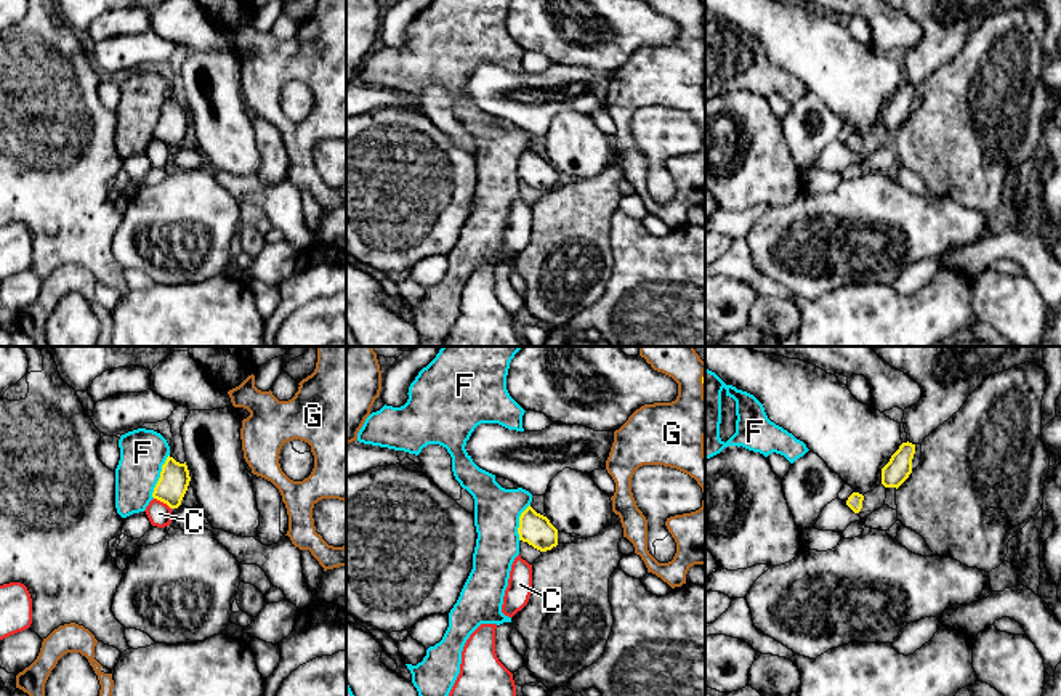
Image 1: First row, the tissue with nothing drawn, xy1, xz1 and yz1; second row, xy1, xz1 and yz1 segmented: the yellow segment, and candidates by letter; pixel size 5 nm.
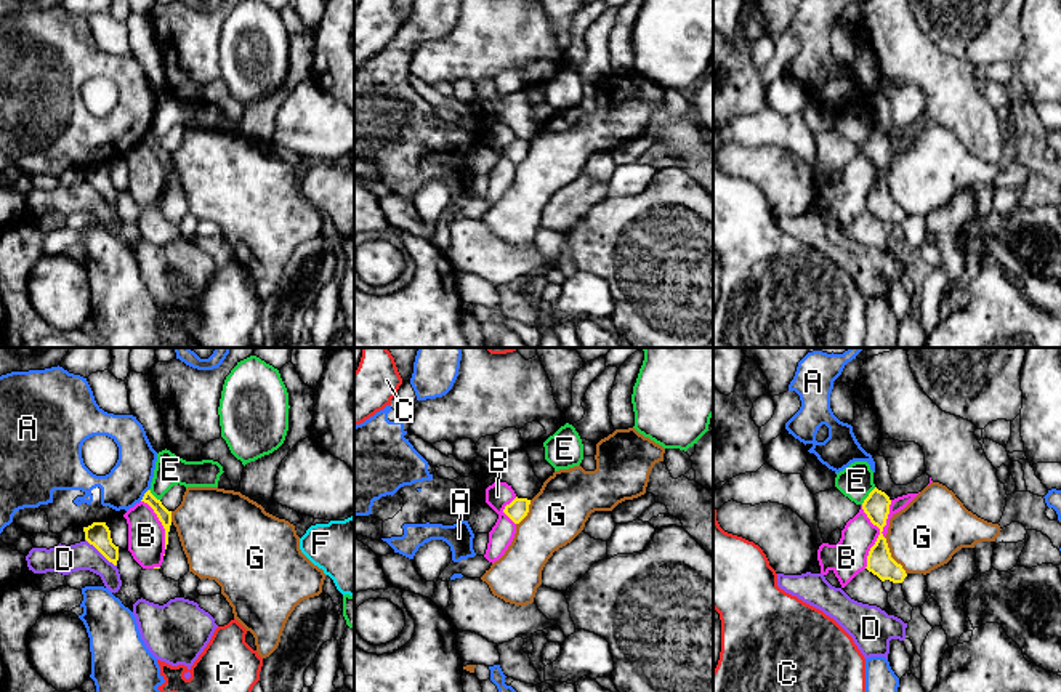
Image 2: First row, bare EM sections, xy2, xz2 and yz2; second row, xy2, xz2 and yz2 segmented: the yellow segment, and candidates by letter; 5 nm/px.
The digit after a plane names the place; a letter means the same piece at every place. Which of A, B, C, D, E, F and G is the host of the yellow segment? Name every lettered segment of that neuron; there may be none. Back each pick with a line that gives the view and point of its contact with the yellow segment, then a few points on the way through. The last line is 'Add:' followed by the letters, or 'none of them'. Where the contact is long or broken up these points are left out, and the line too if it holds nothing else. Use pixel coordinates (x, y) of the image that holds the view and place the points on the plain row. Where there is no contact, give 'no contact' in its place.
Add: none of them

